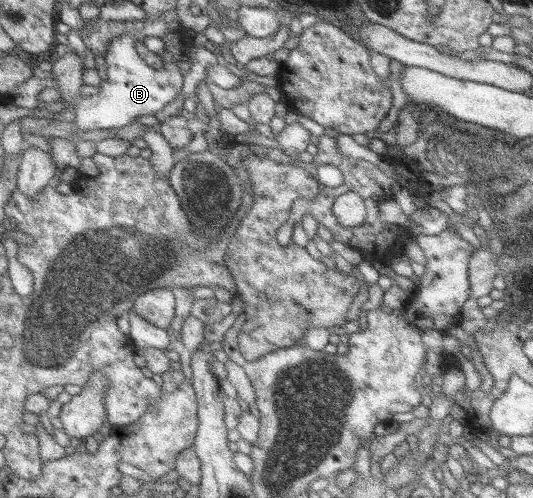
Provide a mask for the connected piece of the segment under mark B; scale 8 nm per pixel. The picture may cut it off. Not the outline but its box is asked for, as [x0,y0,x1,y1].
[71,35,184,131]

